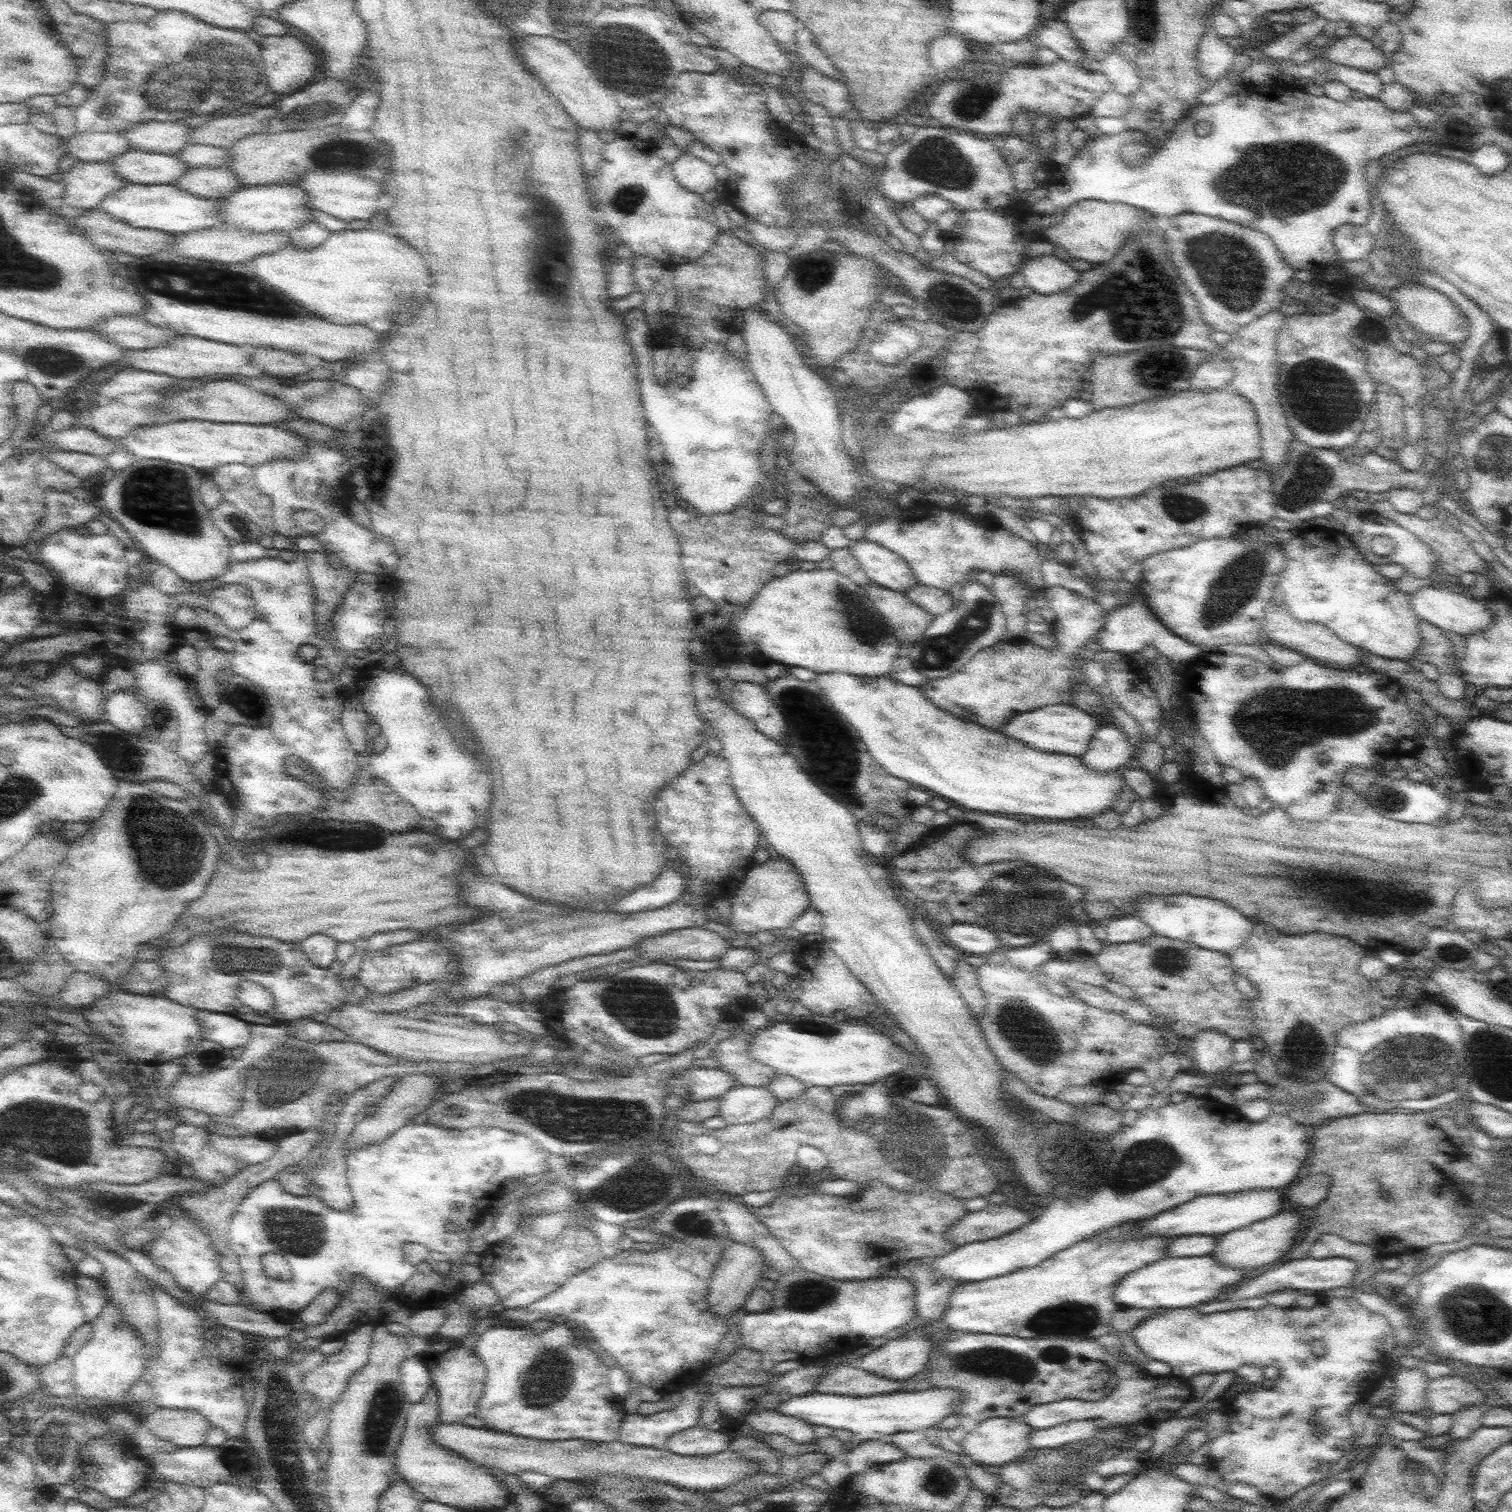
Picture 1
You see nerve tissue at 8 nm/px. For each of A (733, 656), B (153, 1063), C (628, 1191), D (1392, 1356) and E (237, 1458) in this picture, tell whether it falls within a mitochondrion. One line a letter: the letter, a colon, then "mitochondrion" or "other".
A: mitochondrion
B: other
C: mitochondrion
D: other
E: mitochondrion

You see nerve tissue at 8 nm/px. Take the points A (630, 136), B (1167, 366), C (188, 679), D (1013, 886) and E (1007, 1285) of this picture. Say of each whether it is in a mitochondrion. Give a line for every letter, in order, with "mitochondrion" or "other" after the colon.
A: other
B: other
C: other
D: mitochondrion
E: other

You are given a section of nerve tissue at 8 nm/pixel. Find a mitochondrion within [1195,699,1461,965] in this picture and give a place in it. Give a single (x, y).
(1390, 801)

